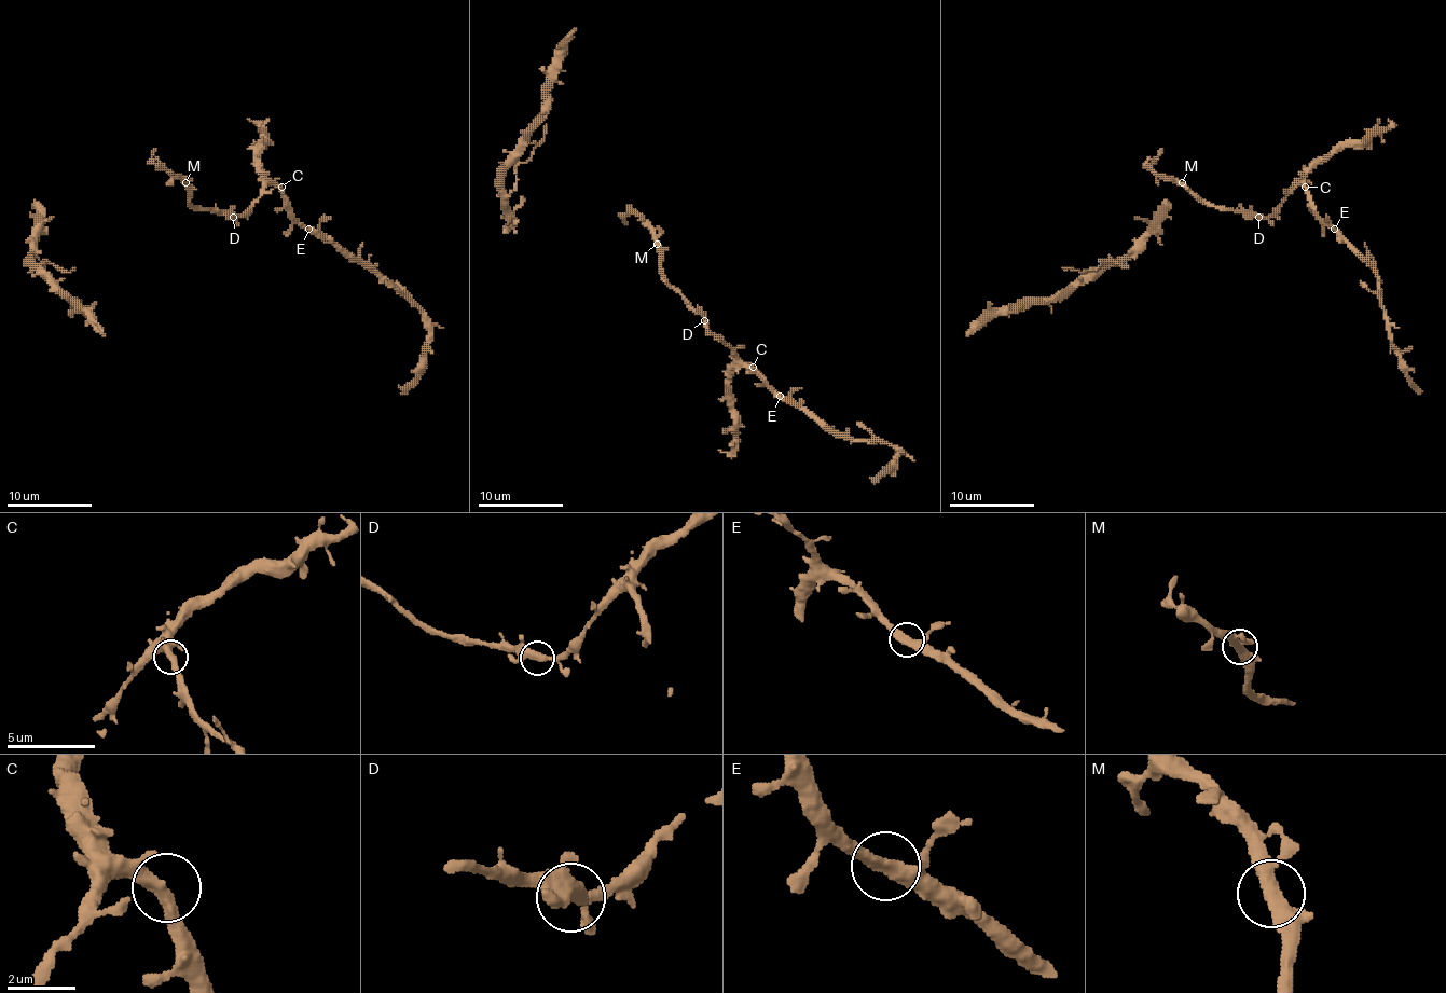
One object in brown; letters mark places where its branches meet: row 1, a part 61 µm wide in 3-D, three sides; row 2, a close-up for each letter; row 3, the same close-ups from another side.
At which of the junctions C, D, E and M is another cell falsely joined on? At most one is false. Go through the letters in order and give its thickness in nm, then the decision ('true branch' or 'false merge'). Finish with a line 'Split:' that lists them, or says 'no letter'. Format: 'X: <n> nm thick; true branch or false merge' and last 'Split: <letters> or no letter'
C: 320 nm thick; true branch
D: 340 nm thick; true branch
E: 360 nm thick; true branch
M: 340 nm thick; true branch
Split: no letter

